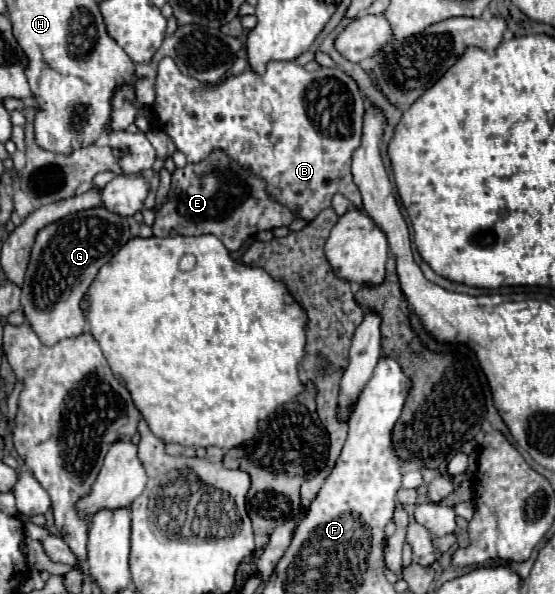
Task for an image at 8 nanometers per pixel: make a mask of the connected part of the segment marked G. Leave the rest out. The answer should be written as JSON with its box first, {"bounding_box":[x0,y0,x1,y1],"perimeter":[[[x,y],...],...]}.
{"bounding_box":[20,207,128,347],"perimeter":[[[104,207],[72,213],[36,233],[22,285],[20,311],[44,345],[52,347],[62,339],[72,339],[86,331],[86,313],[80,309],[86,289],[98,275],[100,267],[108,263],[128,239],[128,221]]]}

